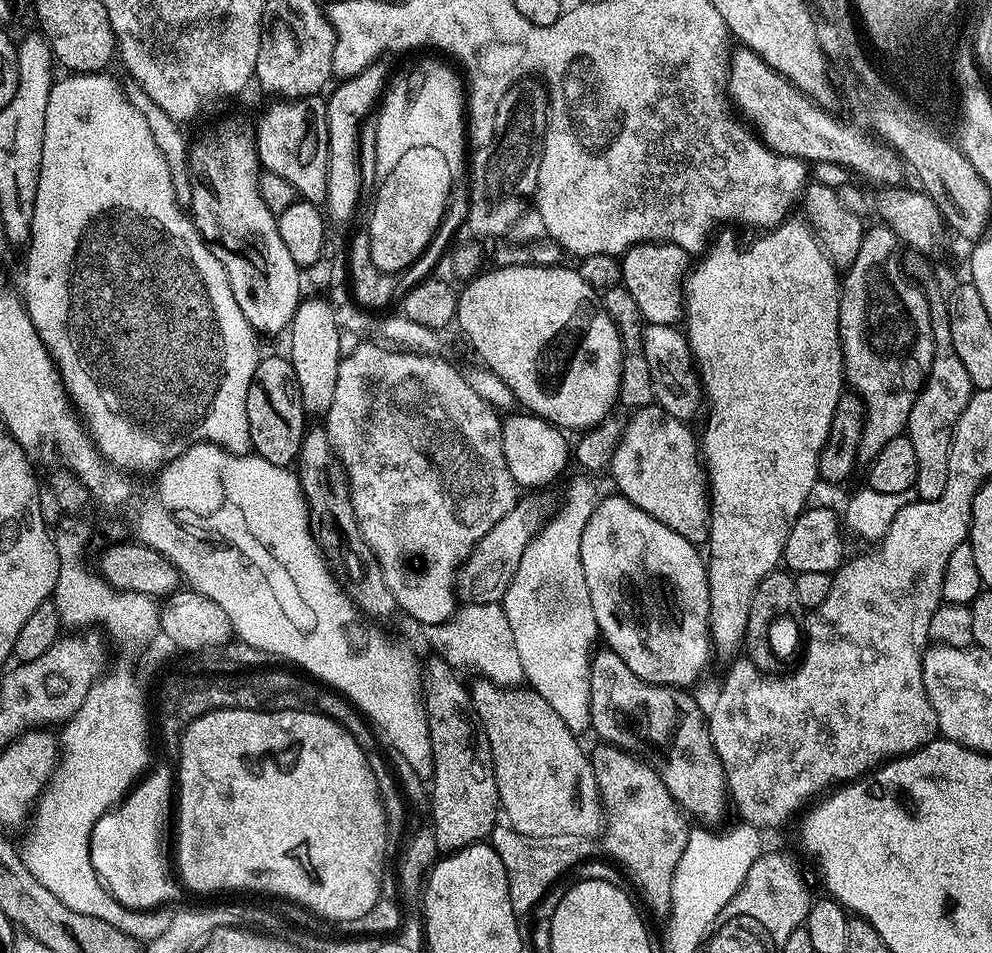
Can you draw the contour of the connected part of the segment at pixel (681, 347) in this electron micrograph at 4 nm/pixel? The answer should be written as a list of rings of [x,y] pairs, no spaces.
[[[645,323],[642,346],[646,362],[650,366],[650,383],[654,386],[655,403],[665,408],[671,416],[685,422],[702,408],[702,389],[697,373],[694,371],[692,352],[688,349],[687,335],[679,327],[671,324]]]

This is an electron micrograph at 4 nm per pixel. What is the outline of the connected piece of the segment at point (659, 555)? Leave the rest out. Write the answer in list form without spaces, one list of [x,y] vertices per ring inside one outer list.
[[[619,494],[604,496],[593,516],[582,530],[582,570],[586,574],[586,590],[594,606],[594,618],[603,643],[612,649],[638,678],[647,684],[663,684],[666,688],[687,689],[704,672],[714,653],[710,612],[708,566],[701,549],[682,534],[674,534],[670,526],[662,526],[650,514],[638,510]]]

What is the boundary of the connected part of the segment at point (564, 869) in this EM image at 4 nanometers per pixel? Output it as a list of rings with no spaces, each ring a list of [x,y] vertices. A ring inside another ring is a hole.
[[[497,826],[492,830],[490,843],[498,858],[502,858],[502,866],[506,866],[506,878],[510,886],[510,906],[514,906],[517,914],[531,913],[575,864],[576,867],[583,865],[585,860],[593,859],[594,856],[593,837],[578,834],[534,838],[526,834],[518,834],[511,826]]]

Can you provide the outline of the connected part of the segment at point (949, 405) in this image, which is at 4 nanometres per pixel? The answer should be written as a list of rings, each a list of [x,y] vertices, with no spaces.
[[[933,299],[931,306],[932,333],[936,343],[934,362],[928,380],[914,402],[914,410],[910,410],[906,429],[908,441],[914,446],[914,455],[918,458],[918,474],[914,491],[921,500],[937,500],[942,498],[942,490],[946,490],[946,478],[950,474],[952,435],[958,418],[962,410],[966,410],[966,402],[970,402],[974,391],[970,374],[966,374],[962,362],[958,362],[954,354],[954,342],[950,342],[947,303],[943,299]]]

